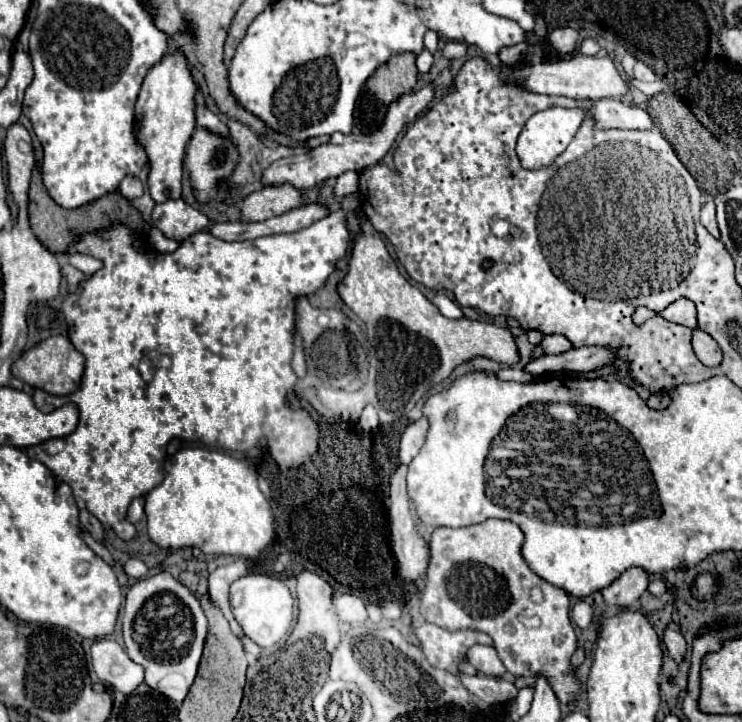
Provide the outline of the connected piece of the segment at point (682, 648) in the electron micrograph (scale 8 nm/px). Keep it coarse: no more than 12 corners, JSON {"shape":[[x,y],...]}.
{"shape":[[666,628],[662,640],[668,654],[680,664],[686,656],[686,640]]}

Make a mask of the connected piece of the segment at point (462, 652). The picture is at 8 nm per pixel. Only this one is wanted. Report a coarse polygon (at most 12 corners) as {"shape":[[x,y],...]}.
{"shape":[[416,630],[430,664],[458,674],[458,658],[474,644],[492,644],[478,630]]}

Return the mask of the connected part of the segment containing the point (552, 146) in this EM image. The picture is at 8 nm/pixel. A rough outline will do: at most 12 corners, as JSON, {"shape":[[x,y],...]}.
{"shape":[[558,106],[530,116],[516,142],[524,170],[552,166],[584,118]]}

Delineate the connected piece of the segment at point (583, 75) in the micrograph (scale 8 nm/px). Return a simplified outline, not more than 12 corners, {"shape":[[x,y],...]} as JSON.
{"shape":[[576,54],[504,72],[528,90],[620,98],[628,80],[610,58]]}

